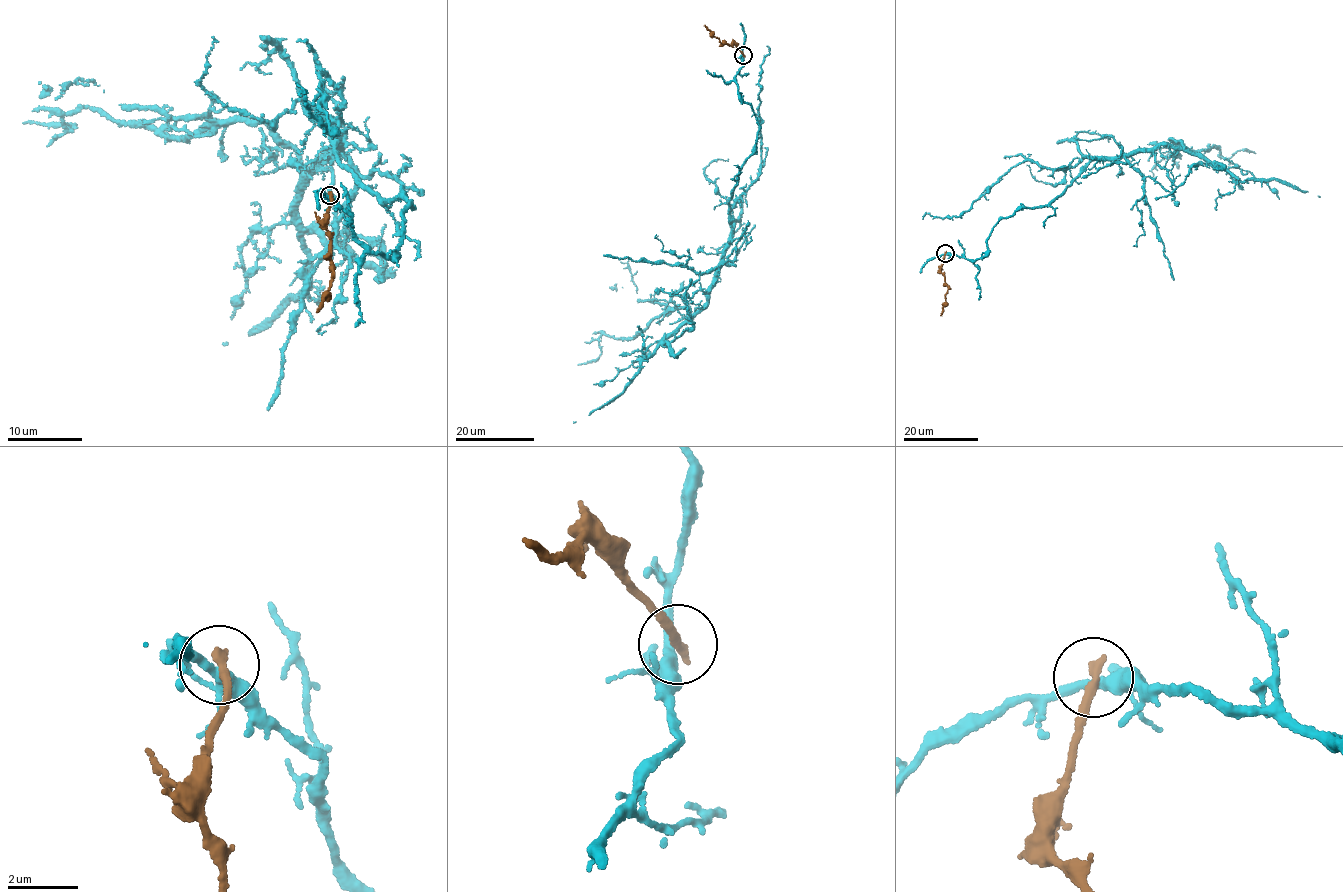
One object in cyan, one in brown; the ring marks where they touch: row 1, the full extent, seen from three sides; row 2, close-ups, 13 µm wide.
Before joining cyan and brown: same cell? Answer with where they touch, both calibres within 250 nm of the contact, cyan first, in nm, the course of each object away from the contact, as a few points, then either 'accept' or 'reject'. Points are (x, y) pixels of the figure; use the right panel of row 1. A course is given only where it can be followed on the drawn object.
(945, 253) | 260/300 nm | cyan via (945, 254), (981, 258), (999, 220), (1048, 204), (1095, 160), (1184, 147), (1171, 138), (1229, 159), (1255, 153) | brown via (945, 254), (941, 273), (948, 293), (940, 315) | reject

